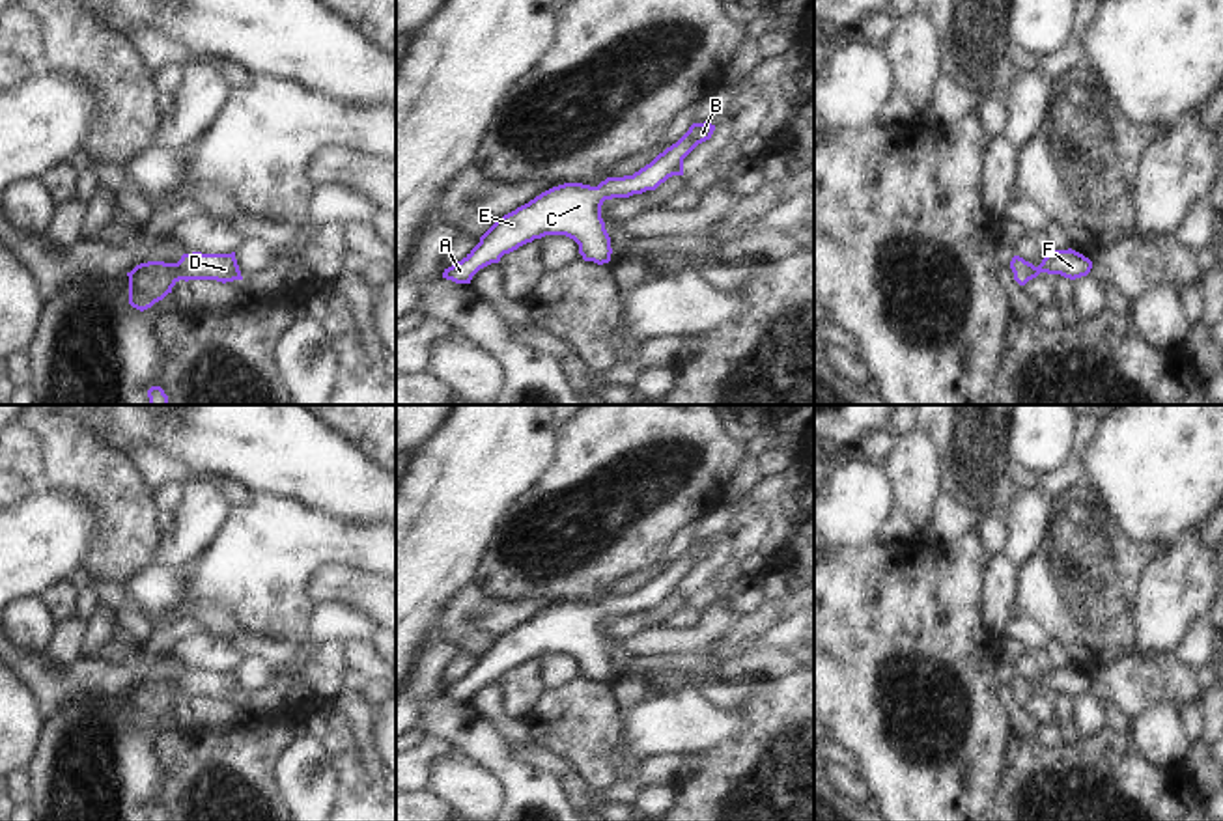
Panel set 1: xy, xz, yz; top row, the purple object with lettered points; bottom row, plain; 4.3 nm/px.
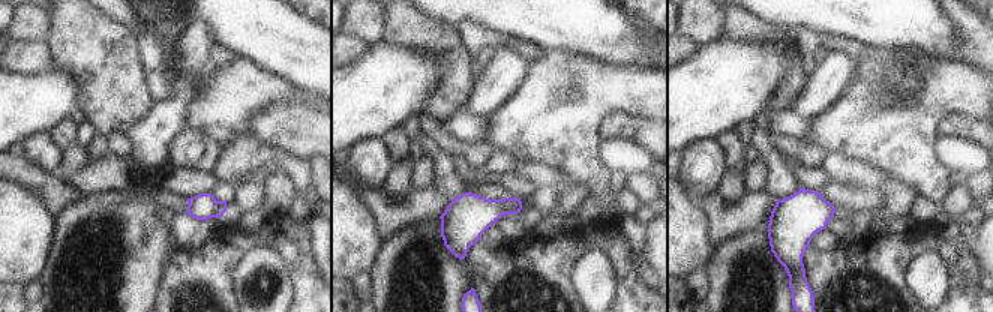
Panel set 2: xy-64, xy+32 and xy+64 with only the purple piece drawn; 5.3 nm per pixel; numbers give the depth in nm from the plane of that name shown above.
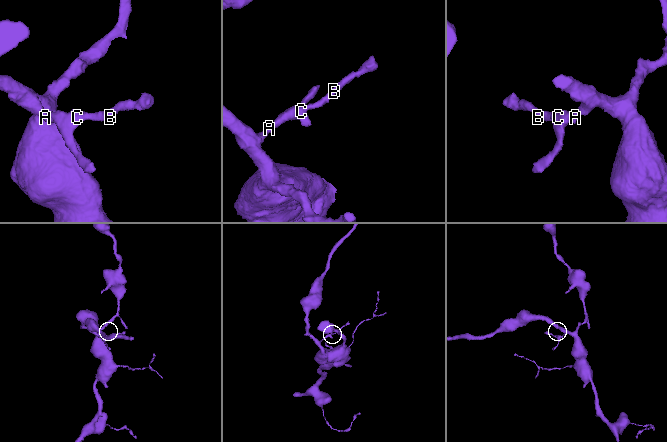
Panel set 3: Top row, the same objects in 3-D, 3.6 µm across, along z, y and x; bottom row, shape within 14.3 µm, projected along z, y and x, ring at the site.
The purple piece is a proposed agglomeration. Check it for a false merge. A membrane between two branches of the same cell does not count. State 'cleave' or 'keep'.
keep

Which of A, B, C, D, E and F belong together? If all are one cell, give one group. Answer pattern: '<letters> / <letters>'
A B C D E F

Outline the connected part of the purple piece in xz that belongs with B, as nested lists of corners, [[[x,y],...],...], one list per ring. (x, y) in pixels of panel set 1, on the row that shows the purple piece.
[[[708,121],[693,123],[676,144],[633,175],[607,177],[597,187],[564,183],[541,192],[499,218],[461,261],[444,269],[443,278],[471,284],[480,269],[545,235],[566,235],[579,244],[584,261],[609,263],[612,248],[601,218],[603,202],[655,190],[668,177],[683,175],[683,159],[713,131],[715,125]]]

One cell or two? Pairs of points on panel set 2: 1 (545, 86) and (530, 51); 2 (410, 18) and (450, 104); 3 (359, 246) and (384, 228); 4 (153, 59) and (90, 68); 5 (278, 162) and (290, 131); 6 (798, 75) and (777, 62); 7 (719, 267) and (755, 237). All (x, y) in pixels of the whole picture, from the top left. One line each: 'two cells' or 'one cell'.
1: two cells
2: one cell
3: two cells
4: two cells
5: two cells
6: two cells
7: one cell

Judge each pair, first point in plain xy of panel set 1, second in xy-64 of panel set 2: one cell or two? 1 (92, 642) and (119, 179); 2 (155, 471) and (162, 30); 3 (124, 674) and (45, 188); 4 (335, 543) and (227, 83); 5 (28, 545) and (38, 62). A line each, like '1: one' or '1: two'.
1: two
2: two
3: one
4: one
5: two

